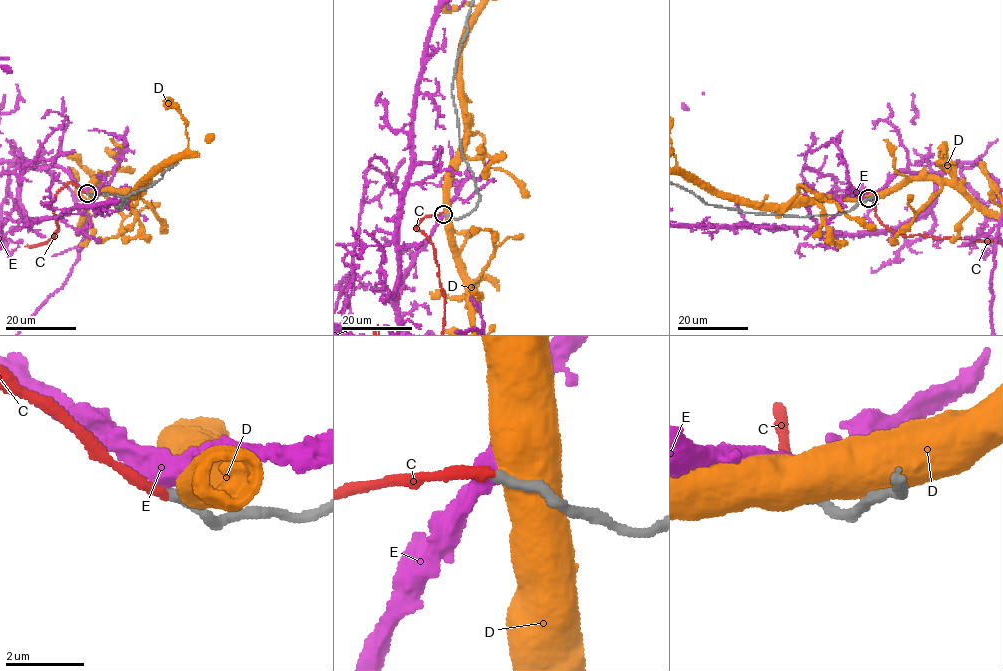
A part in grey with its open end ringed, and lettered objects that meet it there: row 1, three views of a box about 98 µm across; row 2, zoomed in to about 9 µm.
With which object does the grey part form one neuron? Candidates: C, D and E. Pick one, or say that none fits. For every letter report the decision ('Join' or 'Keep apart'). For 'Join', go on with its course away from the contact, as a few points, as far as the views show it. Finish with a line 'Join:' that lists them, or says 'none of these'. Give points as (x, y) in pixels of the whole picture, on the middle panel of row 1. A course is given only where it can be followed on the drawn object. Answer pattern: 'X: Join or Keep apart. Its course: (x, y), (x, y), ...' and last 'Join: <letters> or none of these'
C: Join
D: Keep apart
E: Keep apart
Join: C

